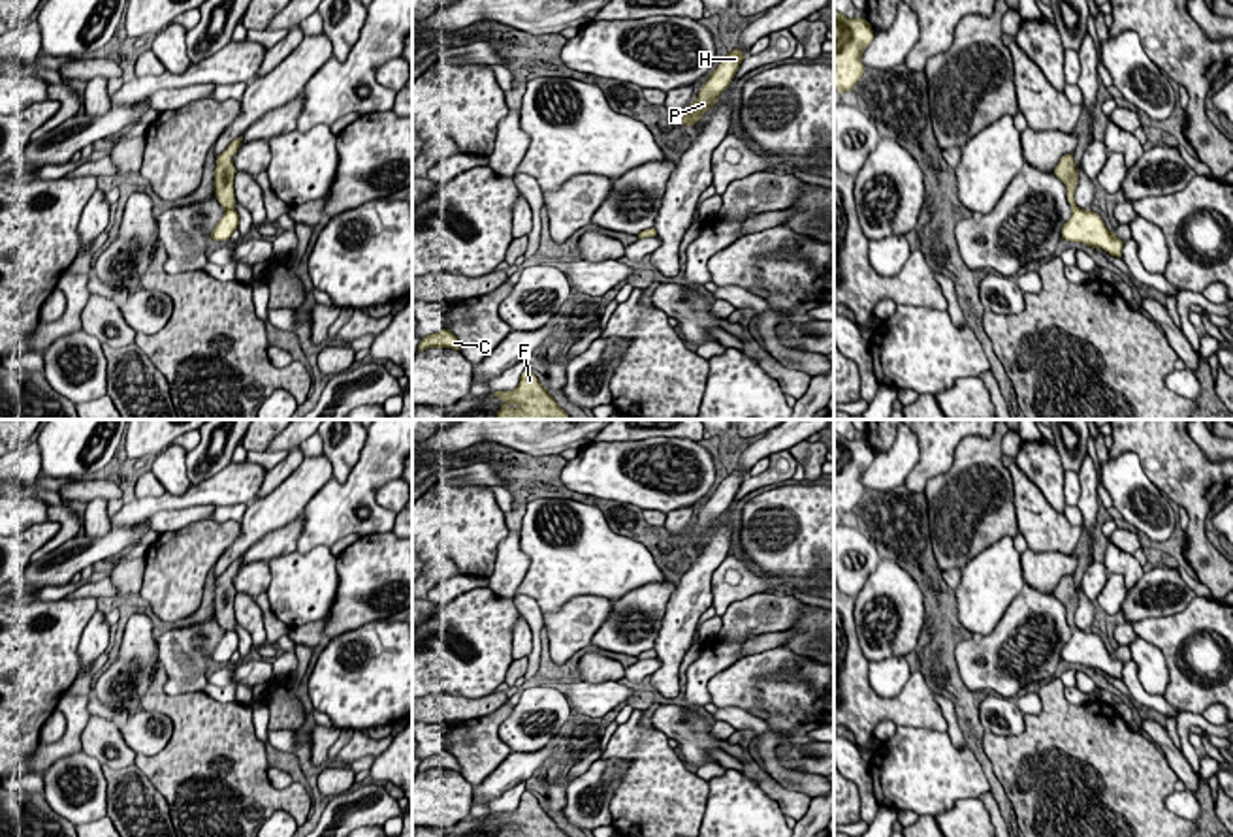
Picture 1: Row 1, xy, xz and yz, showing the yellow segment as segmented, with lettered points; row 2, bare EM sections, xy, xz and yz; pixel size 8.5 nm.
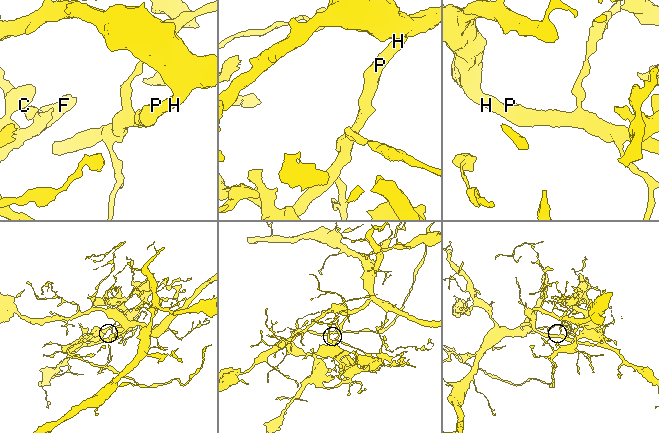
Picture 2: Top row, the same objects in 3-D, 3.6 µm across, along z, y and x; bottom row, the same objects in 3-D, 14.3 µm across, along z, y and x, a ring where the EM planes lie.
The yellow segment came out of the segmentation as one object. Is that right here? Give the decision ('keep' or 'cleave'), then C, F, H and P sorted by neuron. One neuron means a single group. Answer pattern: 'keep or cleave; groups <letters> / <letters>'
cleave; groups C F / H P

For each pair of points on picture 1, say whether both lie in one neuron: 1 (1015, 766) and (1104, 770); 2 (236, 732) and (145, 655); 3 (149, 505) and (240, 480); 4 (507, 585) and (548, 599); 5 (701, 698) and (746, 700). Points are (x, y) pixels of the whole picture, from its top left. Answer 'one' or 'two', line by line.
1: one
2: two
3: one
4: two
5: two

